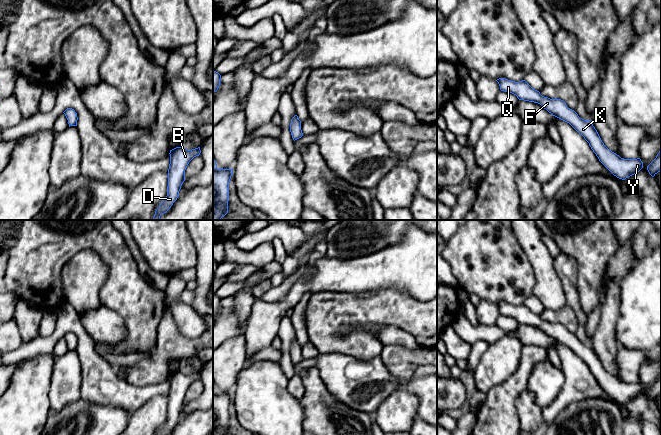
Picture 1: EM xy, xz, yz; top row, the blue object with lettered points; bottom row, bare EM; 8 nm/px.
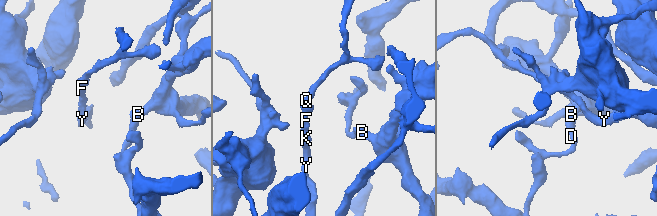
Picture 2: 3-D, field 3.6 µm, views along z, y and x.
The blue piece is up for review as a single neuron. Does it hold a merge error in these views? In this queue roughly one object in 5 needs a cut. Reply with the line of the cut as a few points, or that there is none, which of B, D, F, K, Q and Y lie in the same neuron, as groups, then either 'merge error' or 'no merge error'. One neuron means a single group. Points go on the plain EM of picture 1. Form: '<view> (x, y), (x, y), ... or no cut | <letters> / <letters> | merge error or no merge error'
no cut | B D F K Q Y | no merge error

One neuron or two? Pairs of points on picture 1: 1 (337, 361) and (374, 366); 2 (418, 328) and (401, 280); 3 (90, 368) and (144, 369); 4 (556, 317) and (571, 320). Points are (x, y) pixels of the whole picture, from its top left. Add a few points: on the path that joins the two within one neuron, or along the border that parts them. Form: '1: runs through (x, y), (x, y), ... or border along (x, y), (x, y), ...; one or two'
1: runs through (338, 374), (347, 383), (359, 383), (366, 379); one
2: border along (382, 289), (397, 288), (415, 299), (426, 301); two
3: border along (124, 379), (133, 384), (148, 385); two
4: runs through (560, 317), (567, 317); one

